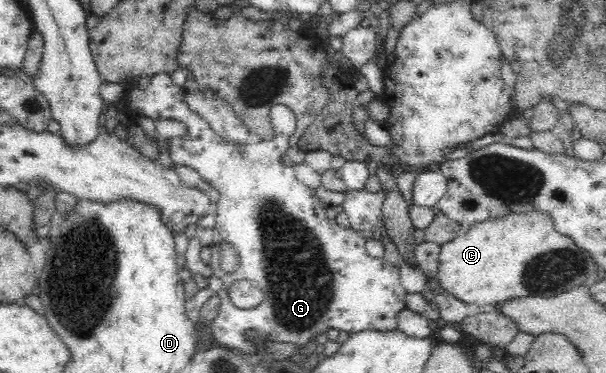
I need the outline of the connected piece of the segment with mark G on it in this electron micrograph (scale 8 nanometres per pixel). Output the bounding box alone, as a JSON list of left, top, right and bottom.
[125,74,408,354]

